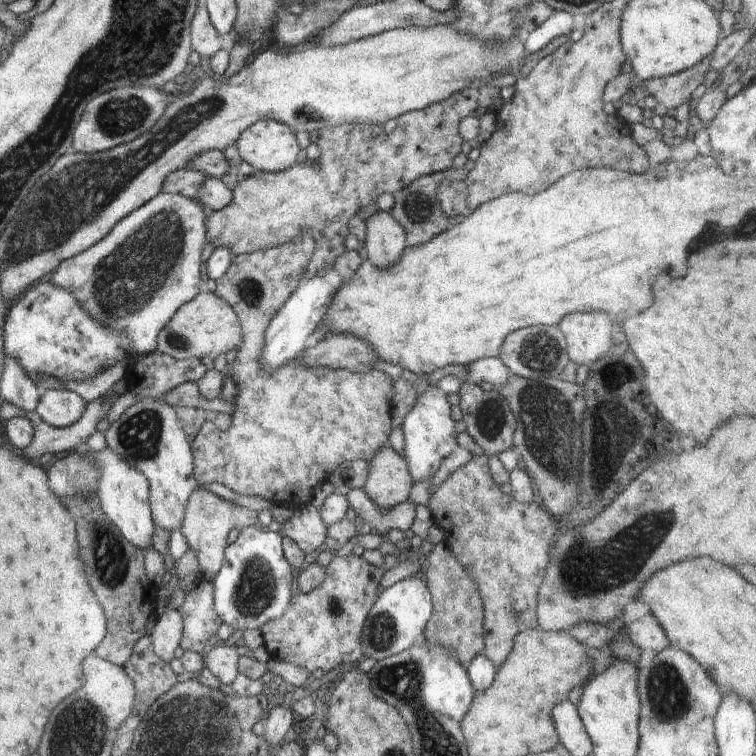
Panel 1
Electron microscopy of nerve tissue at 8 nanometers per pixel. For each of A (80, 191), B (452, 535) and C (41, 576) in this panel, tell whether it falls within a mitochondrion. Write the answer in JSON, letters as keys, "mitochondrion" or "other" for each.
{"A":"mitochondrion","B":"other","C":"other"}

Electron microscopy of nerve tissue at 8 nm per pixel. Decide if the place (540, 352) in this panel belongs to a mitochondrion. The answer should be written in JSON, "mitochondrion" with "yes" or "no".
{"mitochondrion":"yes"}

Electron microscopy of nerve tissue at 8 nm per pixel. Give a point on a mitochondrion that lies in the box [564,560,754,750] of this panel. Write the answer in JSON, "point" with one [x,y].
{"point":[668,696]}

